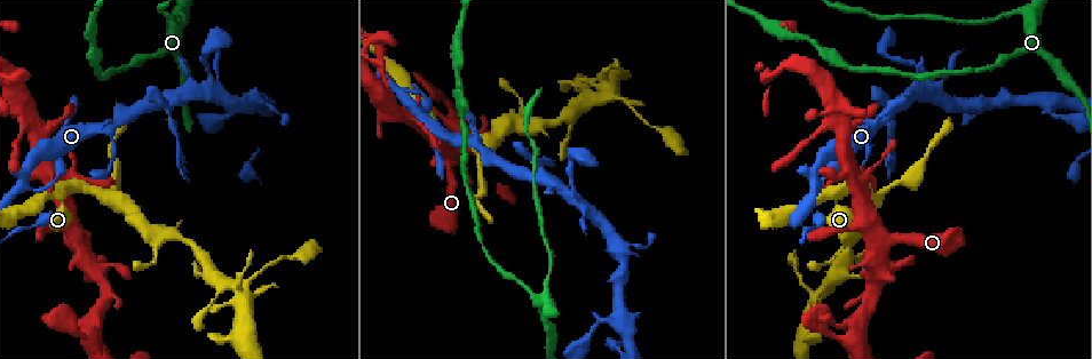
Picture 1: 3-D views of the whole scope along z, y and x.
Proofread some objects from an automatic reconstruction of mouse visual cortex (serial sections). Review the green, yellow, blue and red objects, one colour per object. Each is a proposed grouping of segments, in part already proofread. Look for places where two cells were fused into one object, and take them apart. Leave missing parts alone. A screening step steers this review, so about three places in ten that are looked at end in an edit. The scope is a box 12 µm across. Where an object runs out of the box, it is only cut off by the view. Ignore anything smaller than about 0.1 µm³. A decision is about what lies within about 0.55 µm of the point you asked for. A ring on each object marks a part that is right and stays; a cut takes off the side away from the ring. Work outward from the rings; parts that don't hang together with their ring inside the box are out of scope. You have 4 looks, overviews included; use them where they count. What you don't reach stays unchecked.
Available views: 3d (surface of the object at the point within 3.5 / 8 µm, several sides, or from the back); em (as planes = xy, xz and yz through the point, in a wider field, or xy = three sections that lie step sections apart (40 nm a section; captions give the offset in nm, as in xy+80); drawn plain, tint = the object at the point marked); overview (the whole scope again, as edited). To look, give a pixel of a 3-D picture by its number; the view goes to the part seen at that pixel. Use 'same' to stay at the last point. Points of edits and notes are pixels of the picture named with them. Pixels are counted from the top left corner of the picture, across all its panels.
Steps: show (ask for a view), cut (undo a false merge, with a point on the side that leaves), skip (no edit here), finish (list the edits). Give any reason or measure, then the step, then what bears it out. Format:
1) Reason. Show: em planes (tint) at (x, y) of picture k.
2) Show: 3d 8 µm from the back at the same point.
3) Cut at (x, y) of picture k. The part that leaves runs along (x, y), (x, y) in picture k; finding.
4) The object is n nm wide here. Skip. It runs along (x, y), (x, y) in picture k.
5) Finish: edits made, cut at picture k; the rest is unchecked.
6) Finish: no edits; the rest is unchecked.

Arms part here. Show: 3d 3.5 µm at (404, 114) of picture 1.

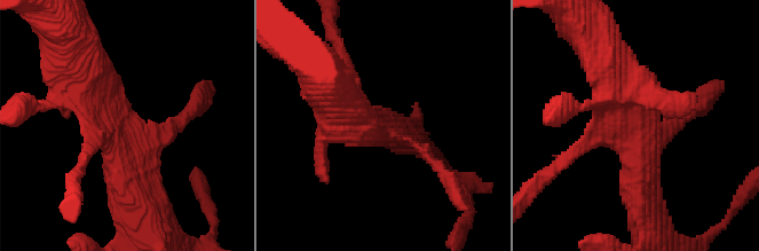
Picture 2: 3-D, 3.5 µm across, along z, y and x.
Show: em xy step 5 (tint) at (640, 142) of picture 2.

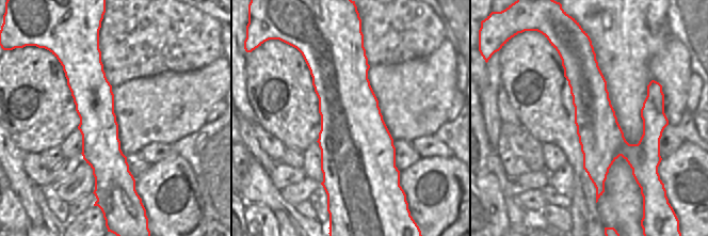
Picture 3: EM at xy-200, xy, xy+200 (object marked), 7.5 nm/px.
Skip. It runs along (136, 219), (115, 114), (87, 81) in picture 2; continuous, no second cell.

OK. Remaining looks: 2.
Sharp bend. Show: 3d 8 µm from the back at (182, 14) of picture 1.

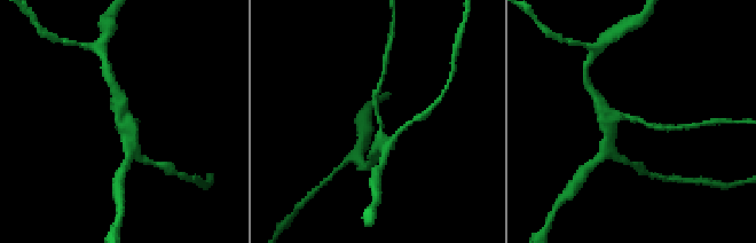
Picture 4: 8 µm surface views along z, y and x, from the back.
The arms are 150, 450 nm wide. Show: em xy step 2 (tint) at (632, 120) of picture 4.

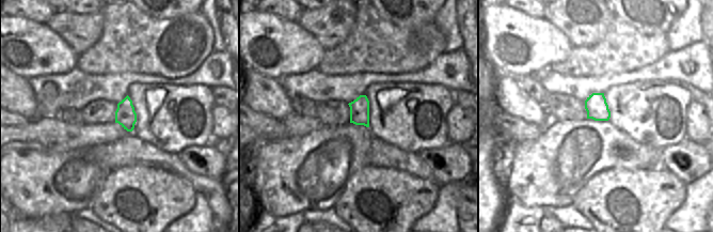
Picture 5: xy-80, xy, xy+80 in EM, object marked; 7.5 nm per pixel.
Skip. It runs along (386, 144), (380, 139), (376, 92) in picture 4; one cell here.

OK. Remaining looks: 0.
Finish: no edits; the rest is unchecked.

